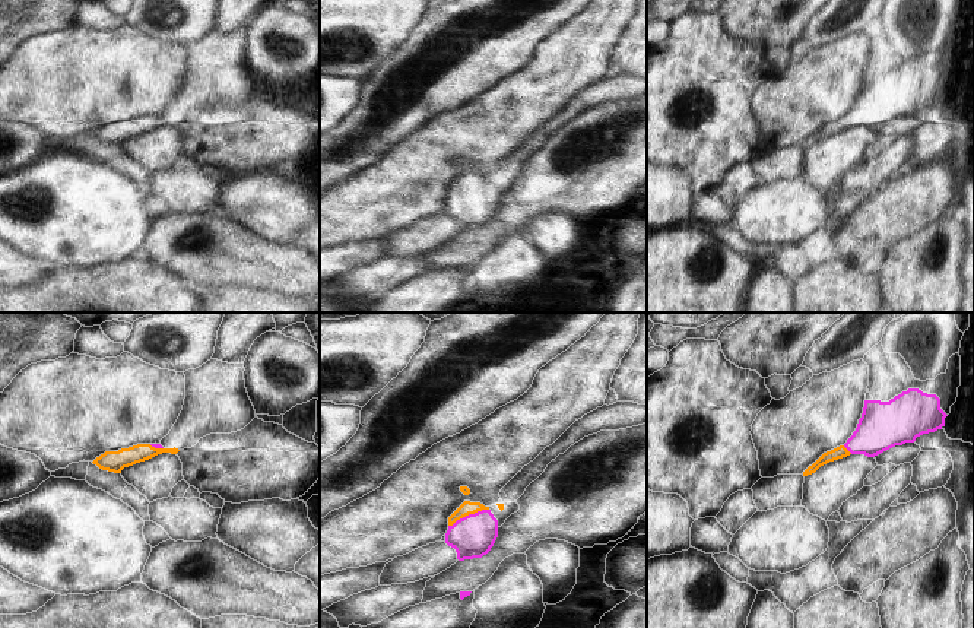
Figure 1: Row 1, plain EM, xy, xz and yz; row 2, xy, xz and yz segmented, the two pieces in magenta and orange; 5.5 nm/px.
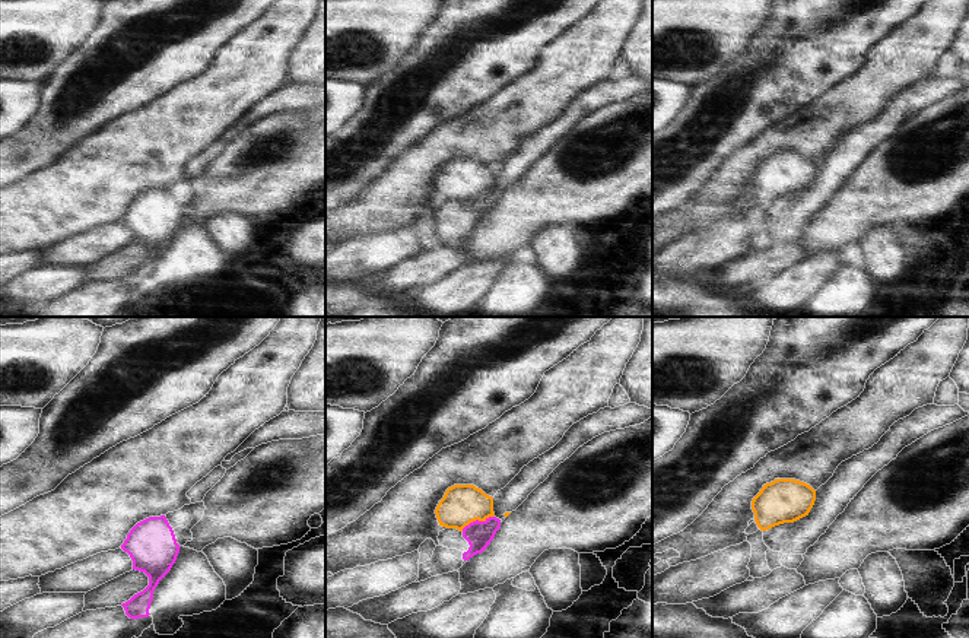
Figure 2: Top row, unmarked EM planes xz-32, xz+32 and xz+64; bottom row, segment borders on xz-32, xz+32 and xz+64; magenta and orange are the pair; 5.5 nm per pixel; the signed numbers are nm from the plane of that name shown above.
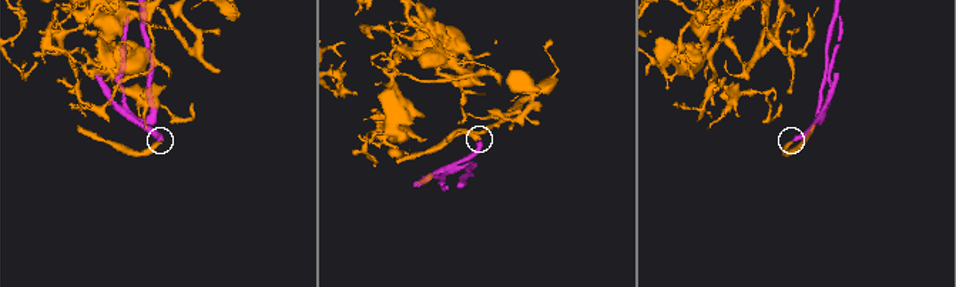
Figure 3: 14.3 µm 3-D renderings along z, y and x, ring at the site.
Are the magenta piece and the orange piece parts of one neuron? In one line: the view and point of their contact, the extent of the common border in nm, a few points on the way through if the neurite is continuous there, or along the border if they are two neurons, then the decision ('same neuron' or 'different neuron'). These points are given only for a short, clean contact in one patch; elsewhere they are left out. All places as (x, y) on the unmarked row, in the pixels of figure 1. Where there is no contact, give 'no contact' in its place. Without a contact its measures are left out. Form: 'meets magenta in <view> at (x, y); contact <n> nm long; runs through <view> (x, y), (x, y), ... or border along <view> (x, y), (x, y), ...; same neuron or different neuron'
meets magenta in xz at (469, 187); contact 240 nm long; runs through xz (472, 209), (469, 187), (468, 180); same neuron

